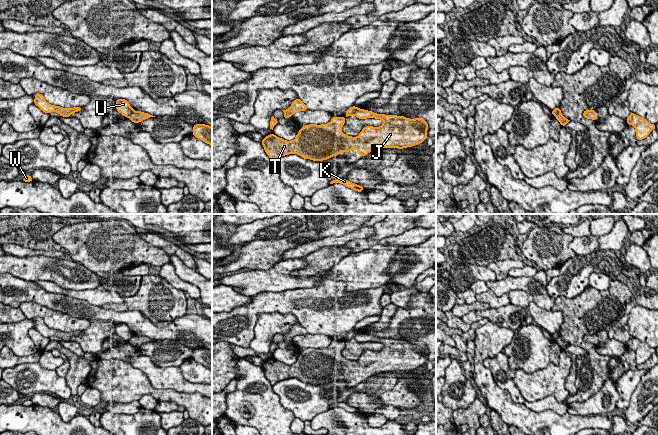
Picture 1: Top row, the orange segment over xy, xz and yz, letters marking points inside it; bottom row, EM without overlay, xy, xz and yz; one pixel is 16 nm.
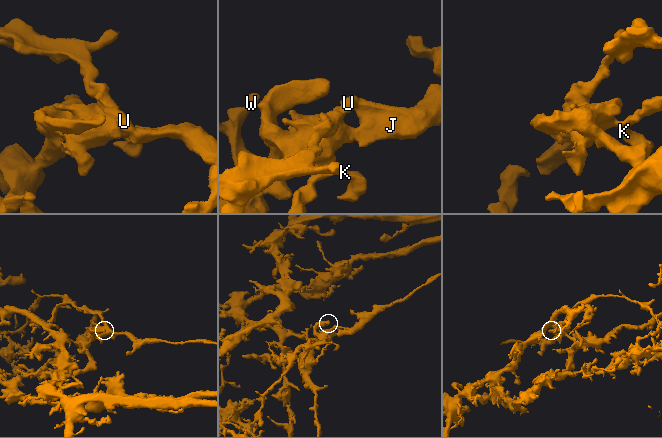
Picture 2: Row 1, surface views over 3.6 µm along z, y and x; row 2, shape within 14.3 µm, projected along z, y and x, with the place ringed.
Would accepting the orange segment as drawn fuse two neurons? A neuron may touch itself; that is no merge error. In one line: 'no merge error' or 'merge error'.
merge error

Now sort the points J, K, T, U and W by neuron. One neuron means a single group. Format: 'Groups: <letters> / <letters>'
Groups: J K T W / U

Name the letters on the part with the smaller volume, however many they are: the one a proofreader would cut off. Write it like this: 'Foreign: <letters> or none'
Foreign: U

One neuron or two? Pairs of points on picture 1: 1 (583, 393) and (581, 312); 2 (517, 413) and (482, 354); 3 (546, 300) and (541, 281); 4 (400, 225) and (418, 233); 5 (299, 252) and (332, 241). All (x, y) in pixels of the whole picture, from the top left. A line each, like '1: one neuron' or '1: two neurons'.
1: one neuron
2: one neuron
3: two neurons
4: two neurons
5: one neuron

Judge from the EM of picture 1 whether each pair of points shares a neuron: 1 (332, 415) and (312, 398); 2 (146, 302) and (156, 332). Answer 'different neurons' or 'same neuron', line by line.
1: different neurons
2: different neurons

